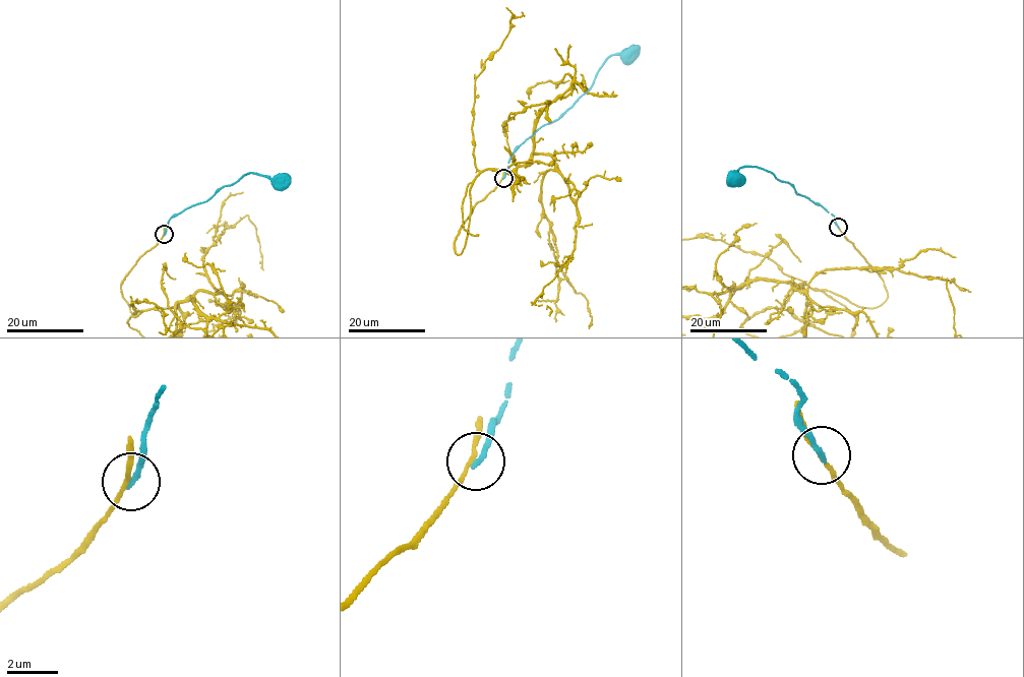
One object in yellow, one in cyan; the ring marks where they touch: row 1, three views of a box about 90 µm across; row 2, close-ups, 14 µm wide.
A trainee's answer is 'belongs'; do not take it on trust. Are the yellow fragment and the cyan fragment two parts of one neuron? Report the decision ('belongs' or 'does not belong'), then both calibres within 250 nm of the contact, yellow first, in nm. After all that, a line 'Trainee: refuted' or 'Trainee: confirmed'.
does not belong; calibres 130 and 220 nm
Trainee: refuted

